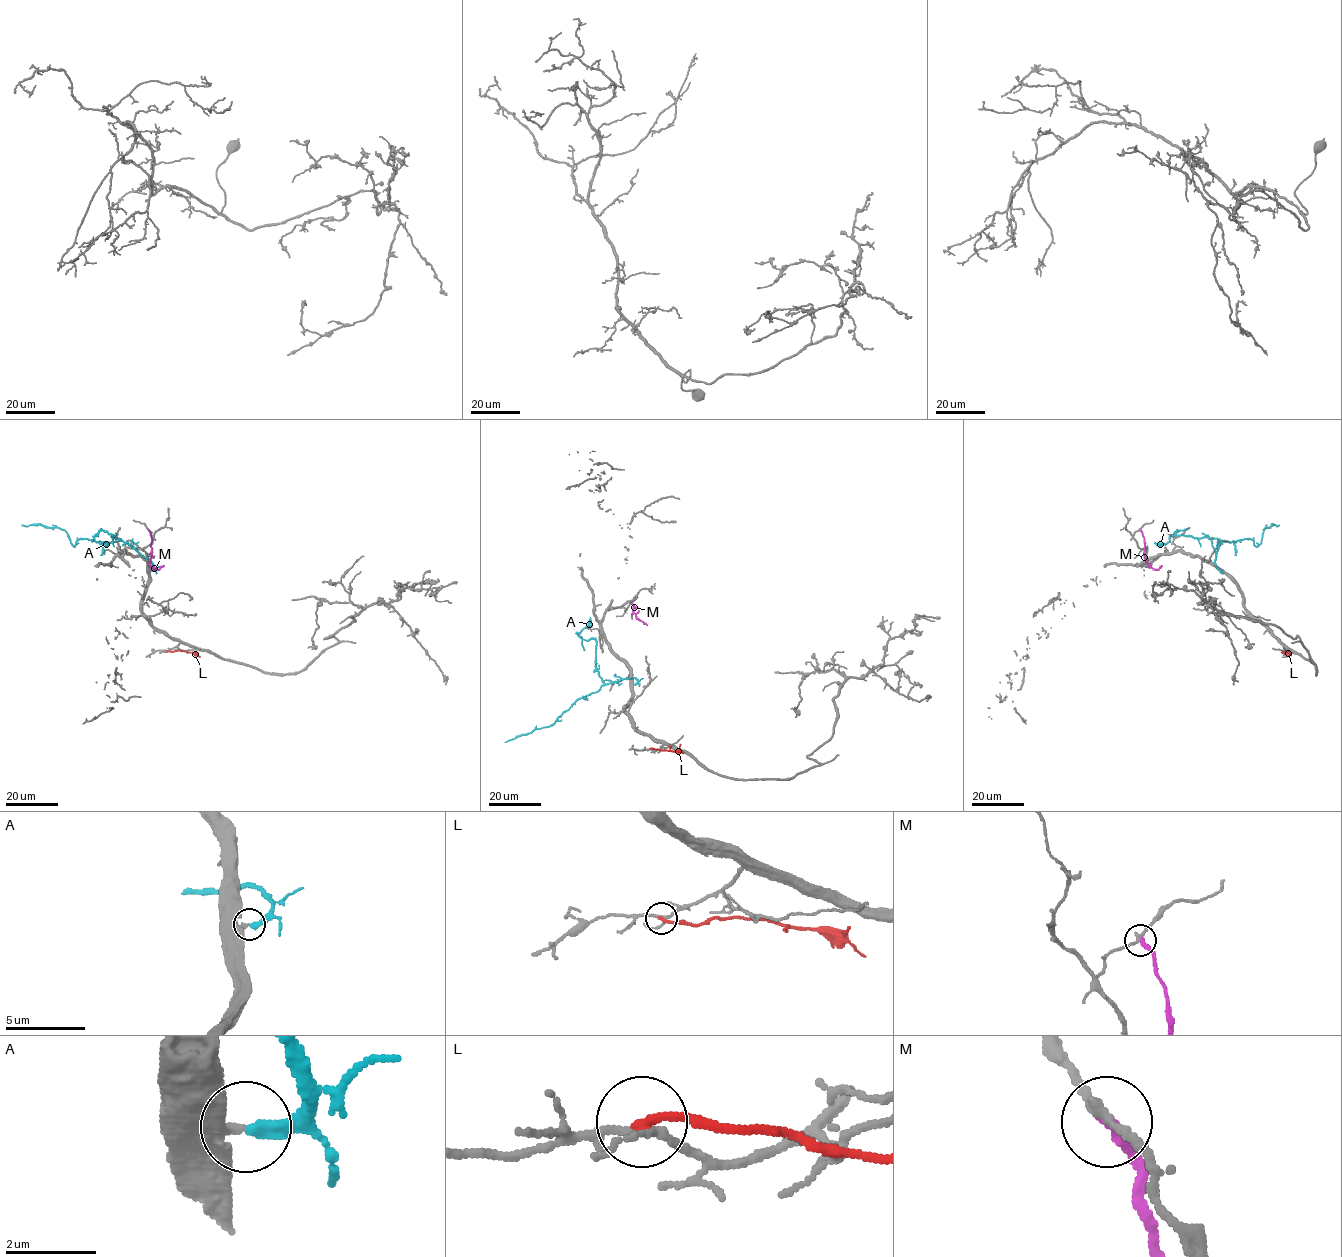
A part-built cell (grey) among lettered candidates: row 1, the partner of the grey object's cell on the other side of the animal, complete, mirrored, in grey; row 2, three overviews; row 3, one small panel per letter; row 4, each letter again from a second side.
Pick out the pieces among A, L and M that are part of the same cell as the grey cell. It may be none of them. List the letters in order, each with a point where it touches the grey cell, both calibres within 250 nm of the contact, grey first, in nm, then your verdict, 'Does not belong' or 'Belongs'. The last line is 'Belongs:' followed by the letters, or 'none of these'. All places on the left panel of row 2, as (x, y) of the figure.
A: Touches grey at (151, 570). Thickness 360 nm (grey) against 280 nm. Does not belong
L: Touches grey at (167, 650). Thickness 150 nm (grey) against 200 nm. Does not belong
M: Touches grey at (148, 530). Thickness 200 nm (grey) against 280 nm. Does not belong
Belongs: none of these

